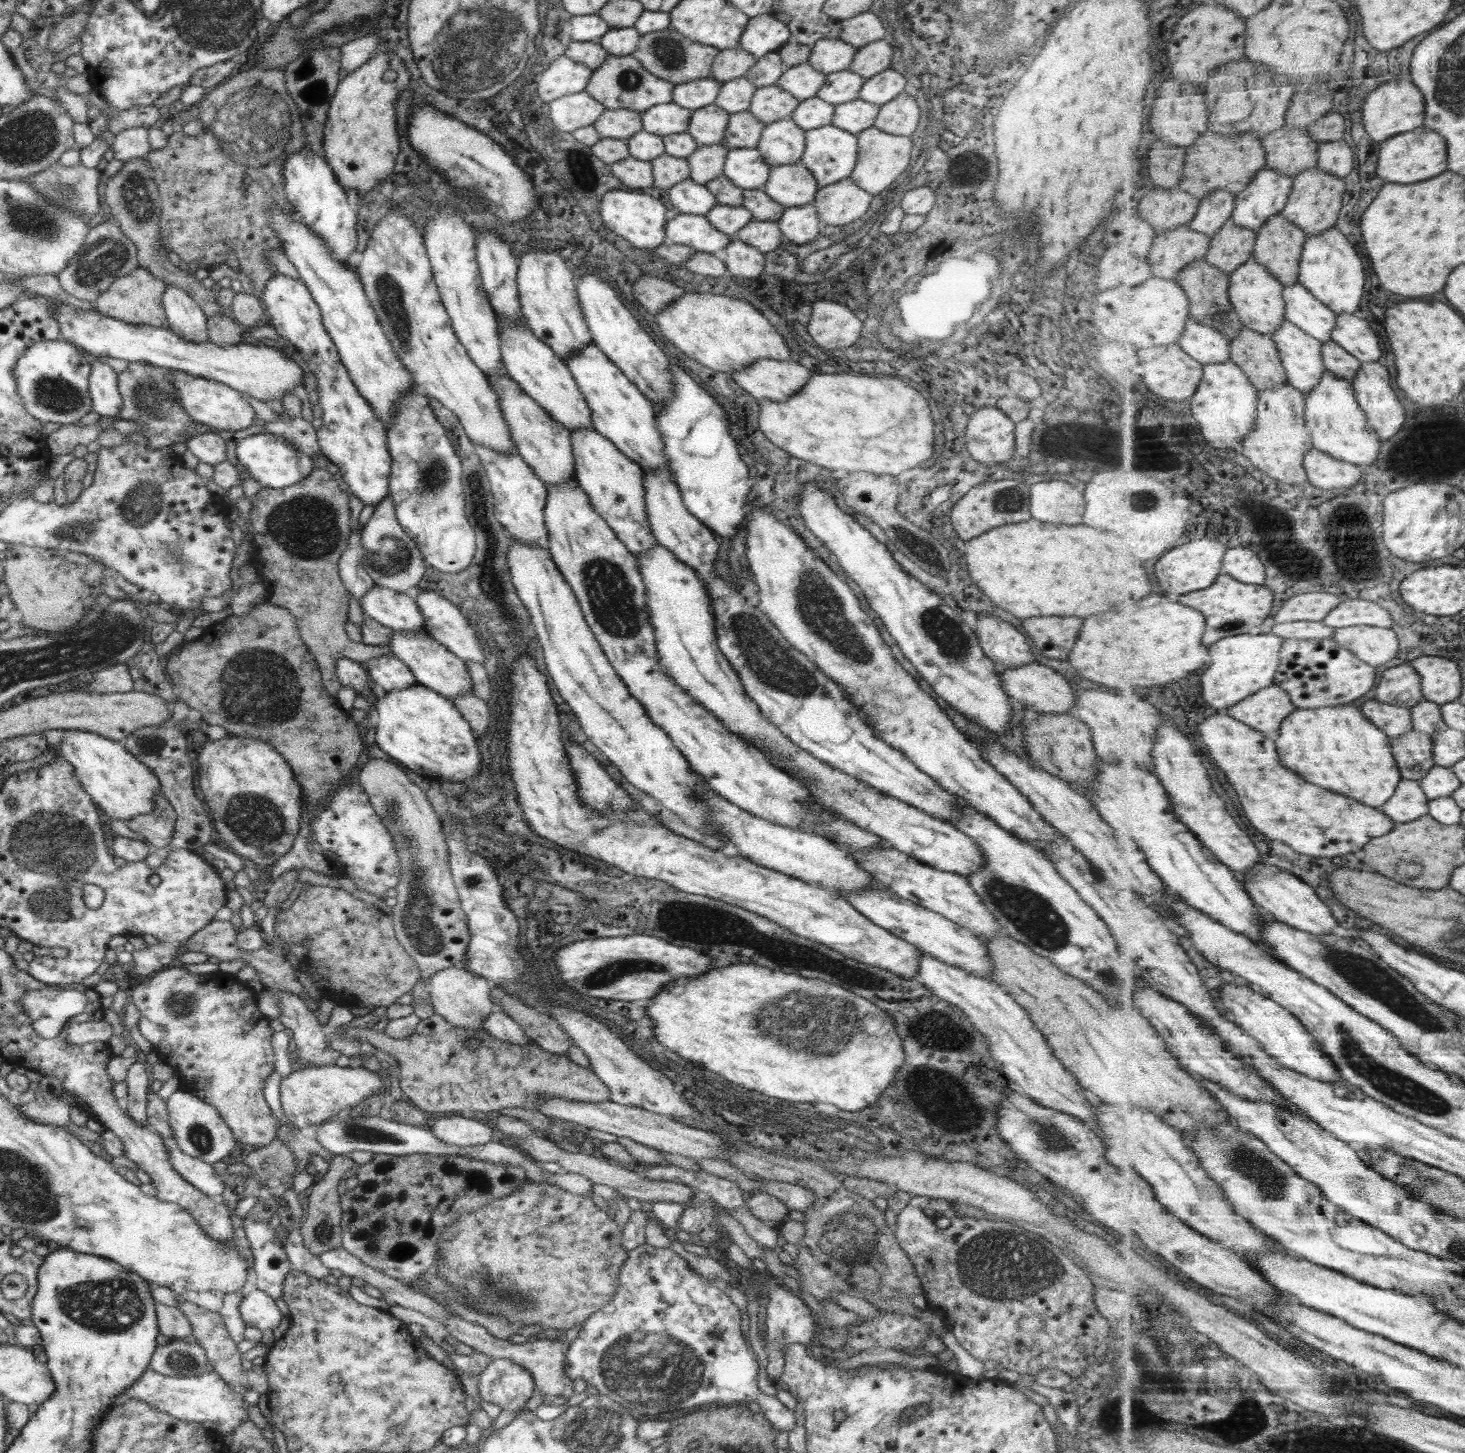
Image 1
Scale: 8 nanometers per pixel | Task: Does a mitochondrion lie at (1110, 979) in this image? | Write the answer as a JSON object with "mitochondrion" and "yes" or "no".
{"mitochondrion":"yes"}

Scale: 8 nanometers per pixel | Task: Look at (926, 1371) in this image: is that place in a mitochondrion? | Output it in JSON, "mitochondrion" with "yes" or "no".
{"mitochondrion":"no"}

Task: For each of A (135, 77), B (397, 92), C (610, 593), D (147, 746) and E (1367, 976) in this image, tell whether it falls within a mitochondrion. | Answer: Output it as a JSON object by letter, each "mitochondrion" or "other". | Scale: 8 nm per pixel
{"A":"other","B":"other","C":"mitochondrion","D":"mitochondrion","E":"mitochondrion"}

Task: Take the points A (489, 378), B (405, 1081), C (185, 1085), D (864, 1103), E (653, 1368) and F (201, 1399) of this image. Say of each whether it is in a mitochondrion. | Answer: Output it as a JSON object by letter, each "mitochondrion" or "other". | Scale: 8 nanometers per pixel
{"A":"other","B":"other","C":"other","D":"other","E":"mitochondrion","F":"other"}

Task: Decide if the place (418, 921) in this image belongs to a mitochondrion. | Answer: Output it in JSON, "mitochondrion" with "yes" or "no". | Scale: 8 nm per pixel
{"mitochondrion":"yes"}

